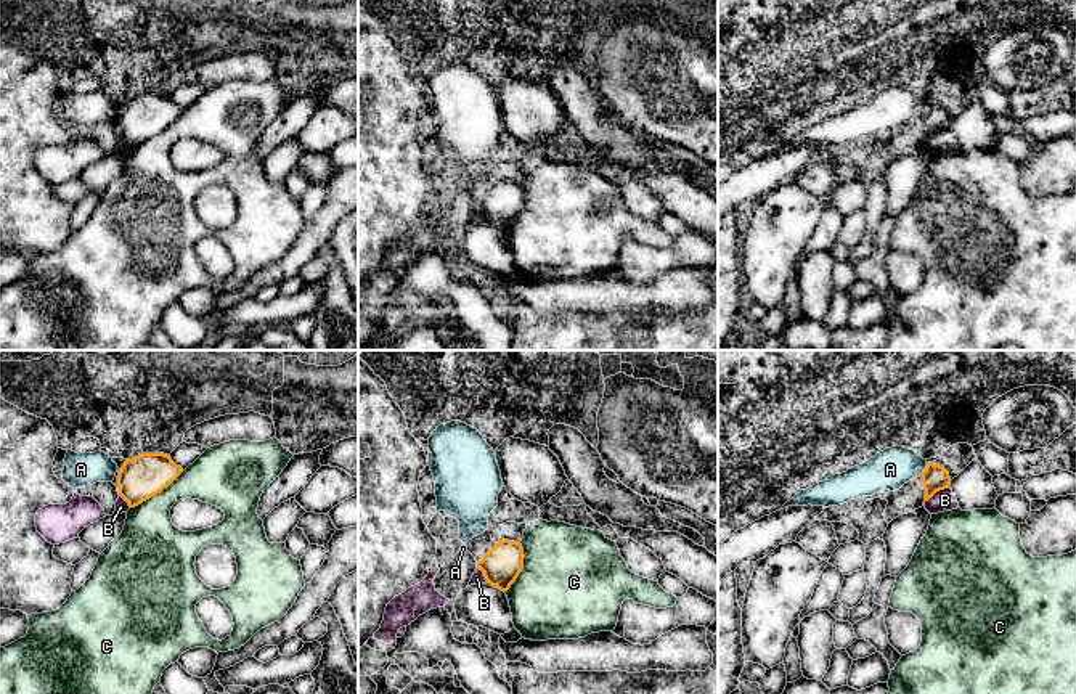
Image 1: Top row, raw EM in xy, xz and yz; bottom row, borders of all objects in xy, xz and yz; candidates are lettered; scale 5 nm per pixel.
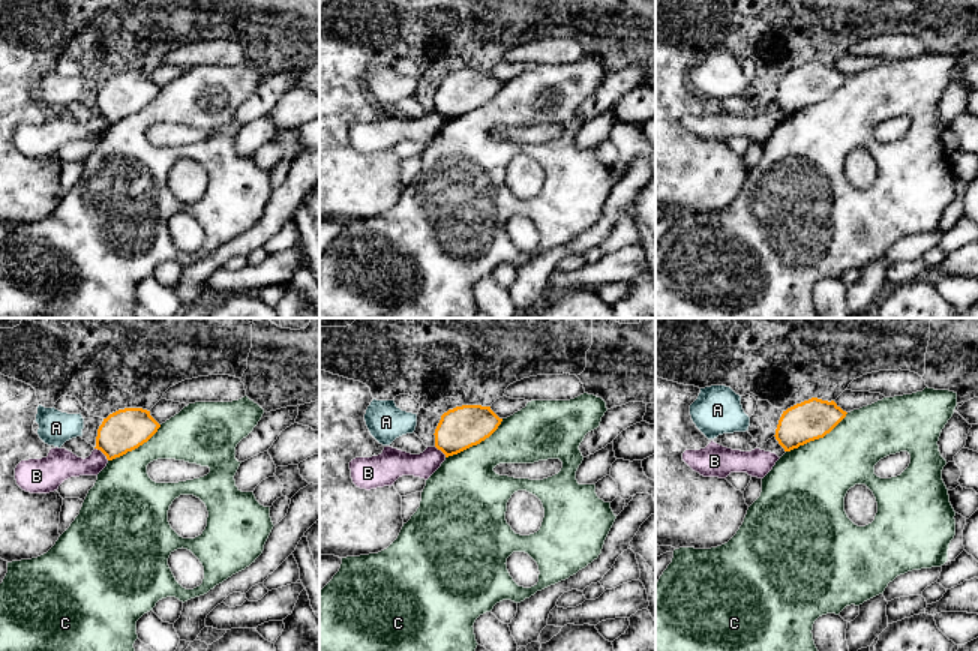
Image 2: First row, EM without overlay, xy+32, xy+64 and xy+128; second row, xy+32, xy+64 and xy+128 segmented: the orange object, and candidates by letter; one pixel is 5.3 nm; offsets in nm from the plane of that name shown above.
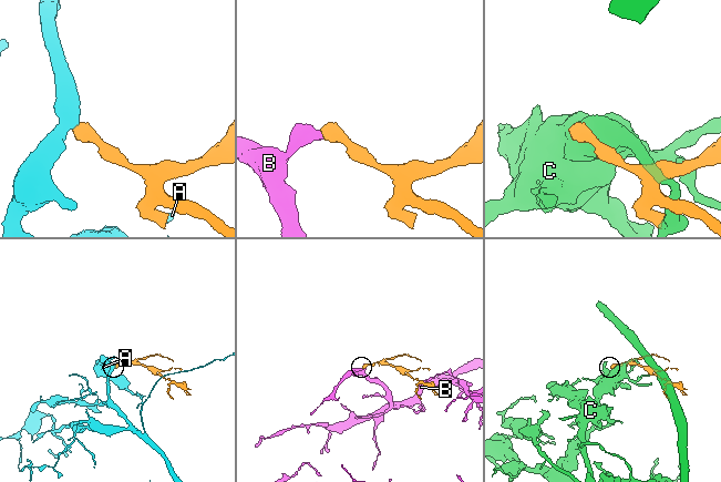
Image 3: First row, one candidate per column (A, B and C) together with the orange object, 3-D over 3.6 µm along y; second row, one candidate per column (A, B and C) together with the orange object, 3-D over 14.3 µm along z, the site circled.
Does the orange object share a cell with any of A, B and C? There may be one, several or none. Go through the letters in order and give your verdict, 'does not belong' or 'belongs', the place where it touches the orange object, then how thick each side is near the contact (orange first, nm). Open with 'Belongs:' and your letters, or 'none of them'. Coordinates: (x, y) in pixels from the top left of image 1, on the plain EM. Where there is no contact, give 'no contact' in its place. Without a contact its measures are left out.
Belongs: none of them
A: does not belong; meets orange in yz at (925, 110); 140 nm thick on the orange side, 200 nm on the other
B: does not belong; meets orange in yz at (937, 130); 140 nm thick on the orange side, 110 nm on the other
C: does not belong; meets orange in xy at (156, 134); 220 nm thick on the orange side, 300 nm on the other

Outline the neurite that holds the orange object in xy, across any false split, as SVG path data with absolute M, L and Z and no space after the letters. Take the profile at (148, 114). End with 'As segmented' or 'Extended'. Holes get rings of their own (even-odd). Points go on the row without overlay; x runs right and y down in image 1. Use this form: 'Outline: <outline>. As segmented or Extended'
Outline: M138 95L119 109L119 135L135 148L167 129L181 112L183 109L172 101L170 95Z. As segmented

